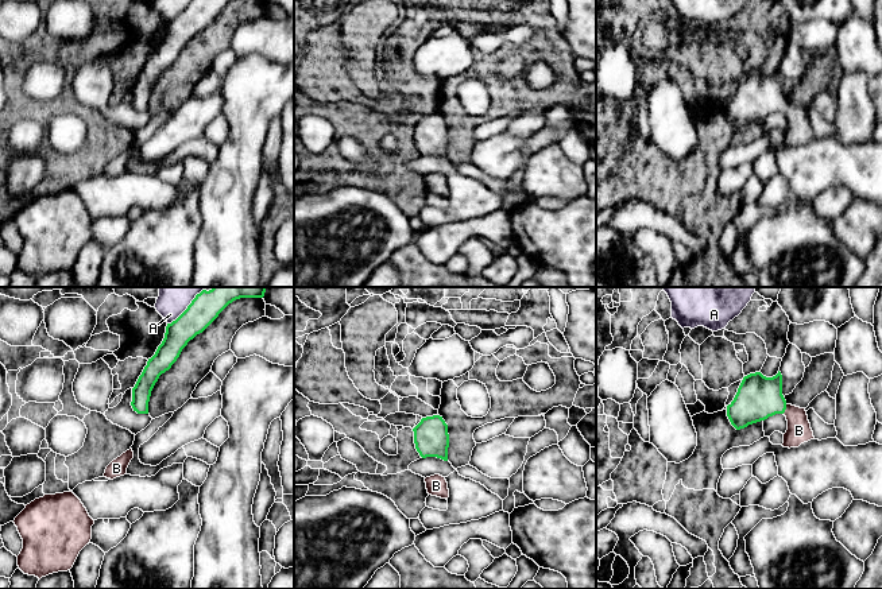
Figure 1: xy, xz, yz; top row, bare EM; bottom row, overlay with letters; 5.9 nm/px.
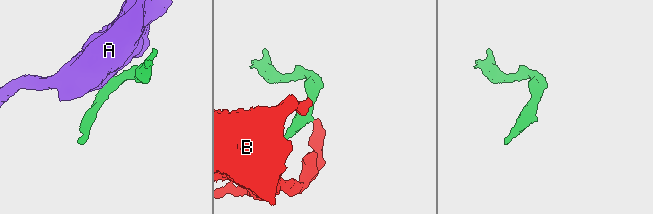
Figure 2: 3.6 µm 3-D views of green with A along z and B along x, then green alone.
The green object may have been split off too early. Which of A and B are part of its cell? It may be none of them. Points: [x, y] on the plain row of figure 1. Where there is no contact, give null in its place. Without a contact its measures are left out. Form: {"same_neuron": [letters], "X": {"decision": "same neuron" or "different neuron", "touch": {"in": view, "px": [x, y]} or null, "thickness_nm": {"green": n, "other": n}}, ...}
{"same_neuron": ["B"], "A": {"decision": "different neuron", "touch": {"in": "xy", "px": [181, 12]}, "thickness_nm": {"green": 170, "other": 110}}, "B": {"decision": "same neuron", "touch": {"in": "yz", "px": [785, 107]}, "thickness_nm": {"green": 260, "other": 140}}}

